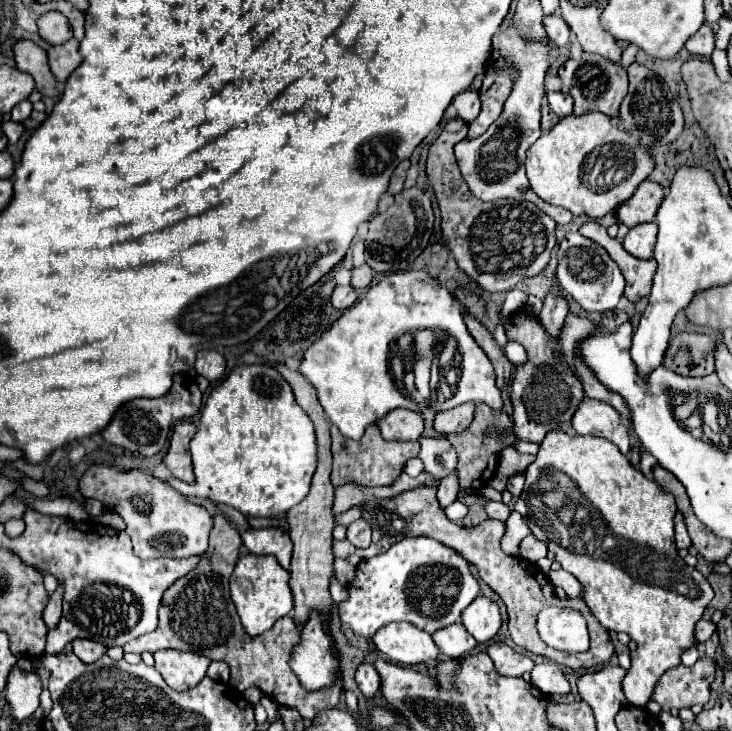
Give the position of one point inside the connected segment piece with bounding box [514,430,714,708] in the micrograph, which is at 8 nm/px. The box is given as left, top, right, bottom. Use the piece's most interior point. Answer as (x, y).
(633, 580)

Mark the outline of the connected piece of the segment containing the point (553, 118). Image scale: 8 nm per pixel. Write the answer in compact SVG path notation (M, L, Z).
M542 102L542 132L548 132L560 118L548 108L548 102Z

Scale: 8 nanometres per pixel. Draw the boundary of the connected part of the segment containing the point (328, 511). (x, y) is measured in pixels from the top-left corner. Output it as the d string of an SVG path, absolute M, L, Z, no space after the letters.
M274 364L274 368L282 374L282 378L292 386L296 402L304 408L304 412L310 416L310 420L314 422L316 428L316 438L318 438L318 468L314 472L312 478L312 486L308 496L296 504L294 508L290 508L286 512L286 520L288 524L292 524L292 528L288 530L292 542L294 542L294 554L292 554L292 566L290 566L290 588L294 594L294 618L298 620L298 624L304 624L308 620L310 610L320 610L326 618L324 622L330 624L330 578L334 574L332 568L332 528L334 528L334 516L332 516L332 502L334 502L334 486L330 484L330 472L332 472L332 454L330 454L330 430L328 430L328 418L318 402L316 390L312 388L312 384L308 384L308 380L304 380L304 376L300 376L300 372L290 370L286 364Z

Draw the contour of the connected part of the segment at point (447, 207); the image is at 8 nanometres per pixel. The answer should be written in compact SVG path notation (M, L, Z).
M456 116L444 126L428 152L426 174L442 212L442 242L452 250L458 266L484 292L510 292L522 280L540 274L550 262L552 248L556 246L556 222L532 202L510 198L494 202L476 200L454 158L454 144L458 144L466 134L468 124Z

